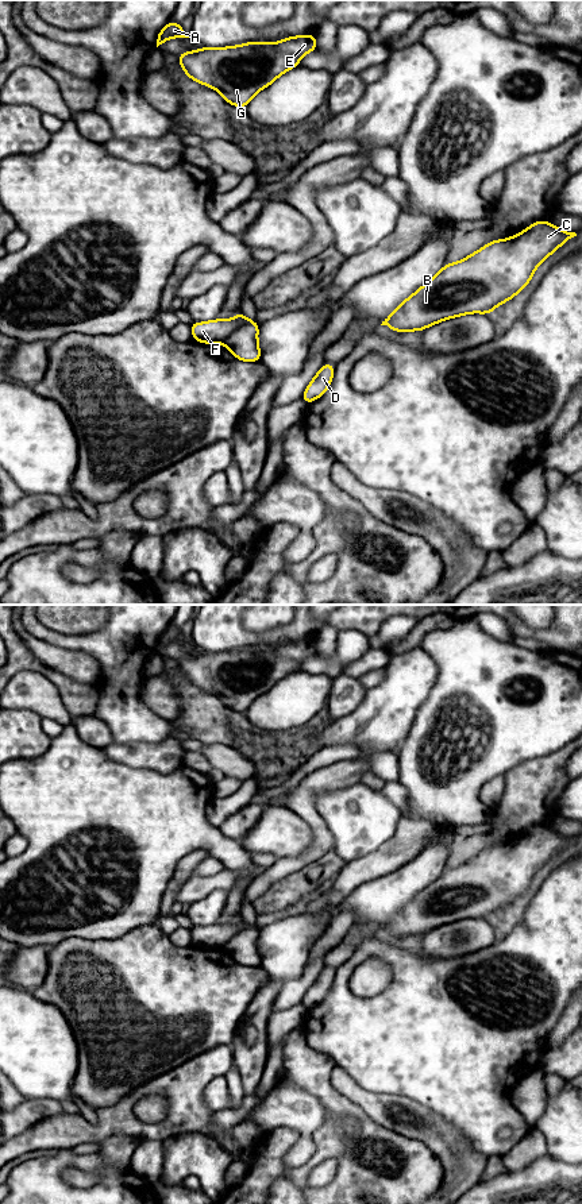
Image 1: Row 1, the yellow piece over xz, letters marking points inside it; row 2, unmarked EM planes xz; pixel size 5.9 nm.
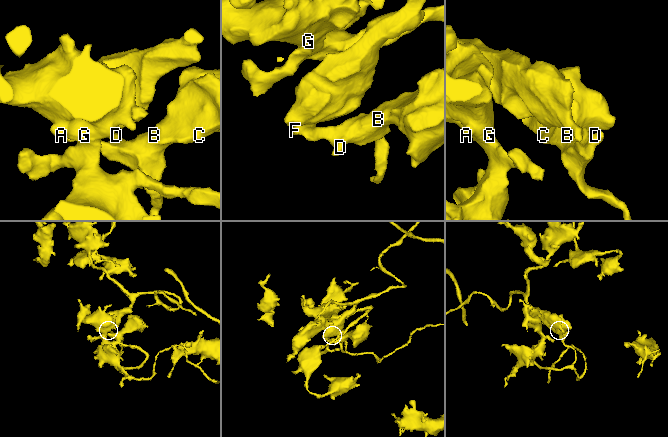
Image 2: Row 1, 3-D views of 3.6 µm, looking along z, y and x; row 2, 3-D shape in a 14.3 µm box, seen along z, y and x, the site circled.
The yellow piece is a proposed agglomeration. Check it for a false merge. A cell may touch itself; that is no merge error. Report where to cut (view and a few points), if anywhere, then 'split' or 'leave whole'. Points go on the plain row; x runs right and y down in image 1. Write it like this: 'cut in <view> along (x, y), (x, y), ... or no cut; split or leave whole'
cut in xz along (251, 926), (239, 930), (222, 946); split

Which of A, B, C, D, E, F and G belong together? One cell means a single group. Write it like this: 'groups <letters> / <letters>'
groups A B C D E G / F

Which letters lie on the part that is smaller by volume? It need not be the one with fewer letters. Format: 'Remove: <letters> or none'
Remove: F

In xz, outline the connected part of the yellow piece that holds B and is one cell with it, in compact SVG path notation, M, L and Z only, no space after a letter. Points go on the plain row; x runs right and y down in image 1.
M540 825L512 842L493 845L459 867L446 868L381 930L411 937L469 918L490 919L527 892L537 871L574 841Z

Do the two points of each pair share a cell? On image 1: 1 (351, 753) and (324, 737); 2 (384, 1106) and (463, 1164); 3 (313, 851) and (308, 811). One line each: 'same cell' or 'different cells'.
1: different cells
2: same cell
3: same cell

